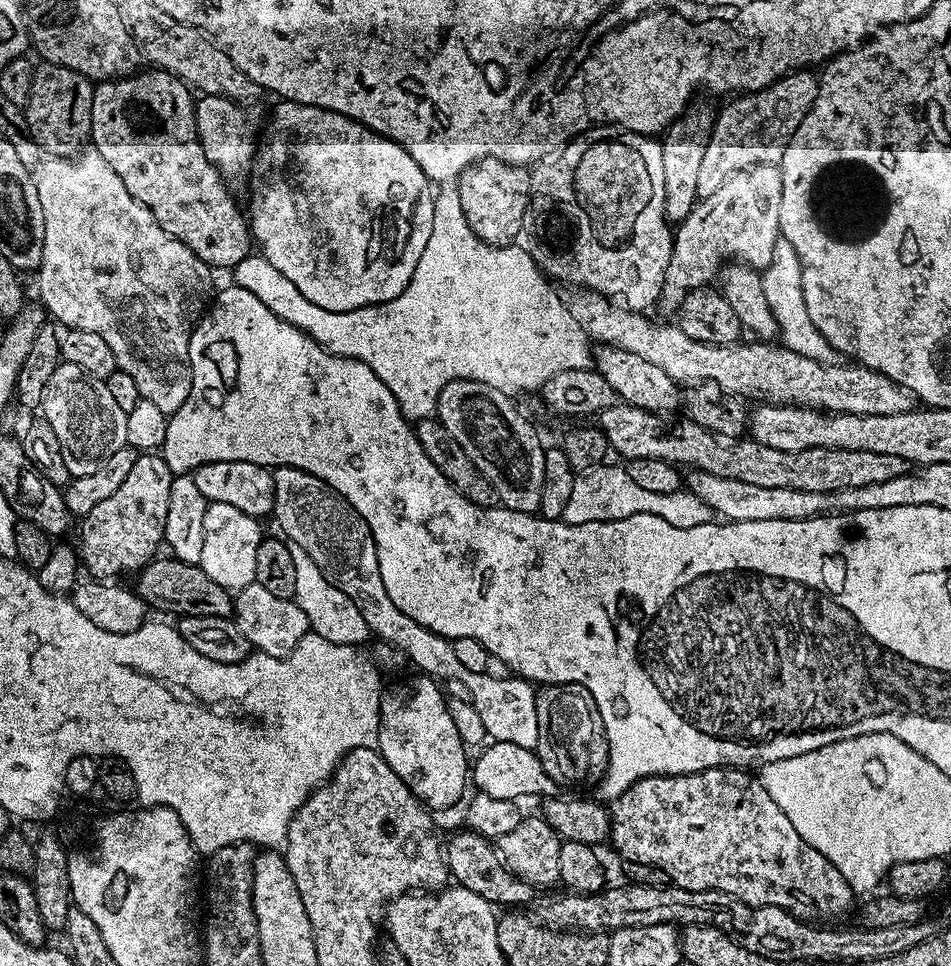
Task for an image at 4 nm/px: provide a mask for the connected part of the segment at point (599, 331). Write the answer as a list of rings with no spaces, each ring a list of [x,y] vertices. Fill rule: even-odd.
[[[583,286],[571,289],[573,292],[566,296],[566,303],[570,314],[574,314],[574,322],[593,341],[615,346],[624,350],[630,350],[638,354],[640,358],[646,358],[646,362],[654,362],[658,370],[666,370],[670,378],[677,382],[692,380],[691,382],[711,382],[718,385],[726,394],[736,398],[744,396],[760,396],[761,401],[775,402],[777,404],[792,403],[796,406],[811,406],[817,410],[824,409],[829,413],[845,412],[846,414],[906,414],[917,407],[918,401],[909,388],[903,388],[898,382],[886,378],[880,372],[872,368],[865,368],[856,362],[848,364],[836,364],[837,362],[825,362],[806,358],[802,354],[790,351],[789,348],[777,346],[772,342],[754,342],[756,344],[707,344],[690,338],[683,327],[672,324],[655,324],[654,321],[640,310],[625,308],[619,303],[613,302],[609,297],[600,292]]]

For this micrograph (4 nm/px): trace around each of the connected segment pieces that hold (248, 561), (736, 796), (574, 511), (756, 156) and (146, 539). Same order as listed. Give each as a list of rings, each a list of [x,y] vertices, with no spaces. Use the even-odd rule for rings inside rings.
[[[211,502],[206,510],[202,525],[202,558],[200,569],[218,586],[229,590],[239,590],[256,583],[254,566],[258,555],[258,546],[262,539],[261,521],[250,514],[242,514],[235,506],[226,502]]]
[[[707,768],[685,776],[645,776],[643,780],[628,787],[628,791],[618,801],[618,807],[620,807],[620,816],[618,814],[612,816],[610,844],[620,851],[622,859],[629,860],[632,864],[649,864],[652,868],[661,868],[662,871],[668,872],[669,878],[672,879],[669,881],[677,888],[722,890],[750,906],[778,906],[801,918],[821,916],[824,919],[821,921],[824,922],[835,921],[832,919],[842,915],[852,904],[852,899],[854,899],[852,885],[846,878],[842,878],[842,874],[836,869],[834,862],[830,862],[830,858],[826,858],[818,850],[814,850],[814,846],[810,846],[810,842],[803,840],[798,834],[798,830],[794,830],[794,822],[790,822],[790,818],[786,818],[786,814],[782,814],[782,806],[778,806],[778,802],[774,802],[774,798],[770,798],[764,783],[751,771],[742,768]]]
[[[597,466],[581,471],[574,482],[574,491],[570,494],[570,502],[566,502],[563,514],[565,524],[585,524],[586,522],[602,522],[603,520],[621,520],[630,518],[639,512],[649,512],[661,516],[670,526],[689,528],[713,523],[714,513],[702,498],[693,492],[679,490],[674,493],[655,493],[642,490],[625,474],[623,467],[608,468]]]
[[[792,70],[761,92],[749,92],[729,99],[732,101],[716,114],[710,146],[706,146],[706,158],[702,158],[702,170],[698,174],[698,193],[709,196],[734,172],[752,168],[755,164],[780,161],[788,139],[798,126],[802,126],[802,118],[810,114],[810,106],[814,106],[814,98],[818,98],[819,85],[815,71]]]
[[[144,454],[130,466],[130,474],[98,506],[80,521],[78,556],[88,567],[87,575],[101,582],[124,578],[127,572],[139,573],[157,555],[164,544],[166,510],[170,510],[170,486],[173,472],[166,466],[163,455]]]

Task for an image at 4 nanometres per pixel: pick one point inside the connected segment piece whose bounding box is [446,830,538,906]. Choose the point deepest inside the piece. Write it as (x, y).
(473, 862)

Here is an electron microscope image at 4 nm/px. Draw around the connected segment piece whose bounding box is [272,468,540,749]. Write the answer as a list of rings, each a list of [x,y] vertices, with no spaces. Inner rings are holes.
[[[277,468],[272,472],[274,478],[274,498],[276,506],[274,509],[274,520],[280,523],[280,528],[285,537],[297,549],[300,549],[309,560],[312,560],[331,583],[342,590],[343,594],[351,599],[358,610],[362,612],[362,617],[366,620],[366,626],[373,637],[379,638],[383,643],[394,646],[402,650],[409,665],[413,664],[417,673],[431,676],[433,680],[447,682],[450,678],[458,678],[470,689],[472,705],[478,712],[487,735],[493,741],[514,742],[517,746],[535,749],[540,744],[538,734],[538,710],[536,709],[537,689],[529,681],[516,674],[504,674],[508,676],[491,676],[491,671],[474,673],[462,666],[458,662],[457,655],[454,654],[452,641],[446,636],[434,634],[424,626],[418,626],[412,618],[400,615],[398,606],[390,602],[386,590],[382,586],[382,574],[378,570],[378,554],[374,546],[374,538],[366,526],[366,522],[353,510],[344,499],[342,499],[330,485],[314,478],[314,474],[303,472],[297,468]]]

